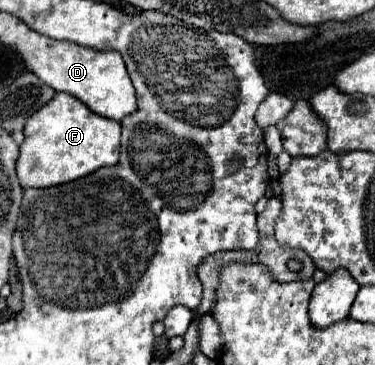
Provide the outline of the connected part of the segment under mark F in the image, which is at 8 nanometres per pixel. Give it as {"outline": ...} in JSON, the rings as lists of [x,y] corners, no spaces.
{"outline":[[[57,93],[25,123],[25,141],[21,143],[17,157],[19,183],[23,189],[55,187],[81,179],[101,167],[117,165],[119,137],[121,125],[117,121],[93,113],[83,101],[69,93]]]}

